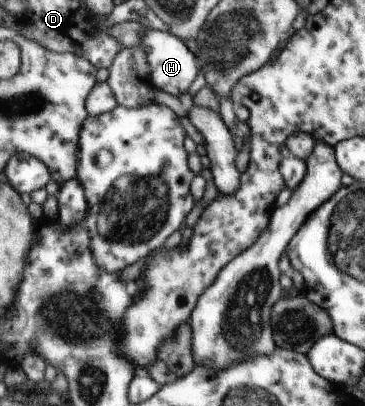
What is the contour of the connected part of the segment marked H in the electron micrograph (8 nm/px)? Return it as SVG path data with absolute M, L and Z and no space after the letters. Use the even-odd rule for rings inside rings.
M146 28L146 31L142 31L139 45L146 49L148 71L150 71L150 80L154 88L174 97L178 97L190 89L192 81L198 75L198 63L178 37L172 36L167 31Z

